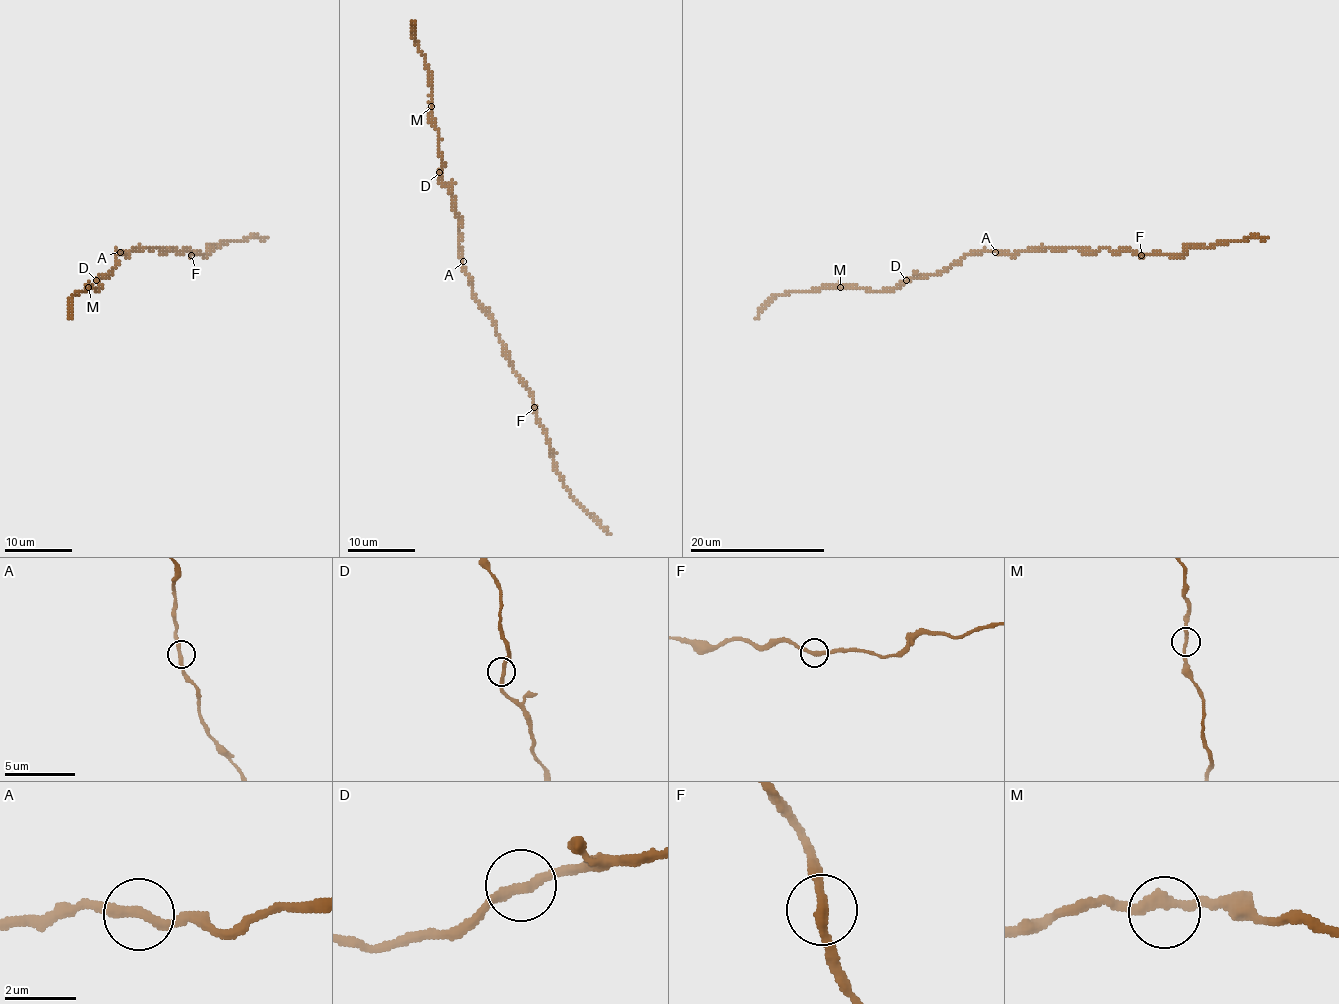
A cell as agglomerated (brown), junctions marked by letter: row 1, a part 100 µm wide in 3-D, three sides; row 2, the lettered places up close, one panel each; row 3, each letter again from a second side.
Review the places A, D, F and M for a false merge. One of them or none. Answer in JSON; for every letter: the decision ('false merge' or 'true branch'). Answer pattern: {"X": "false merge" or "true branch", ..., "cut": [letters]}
{"A": "true branch", "D": "true branch", "F": "false merge", "M": "true branch", "cut": ["F"]}

